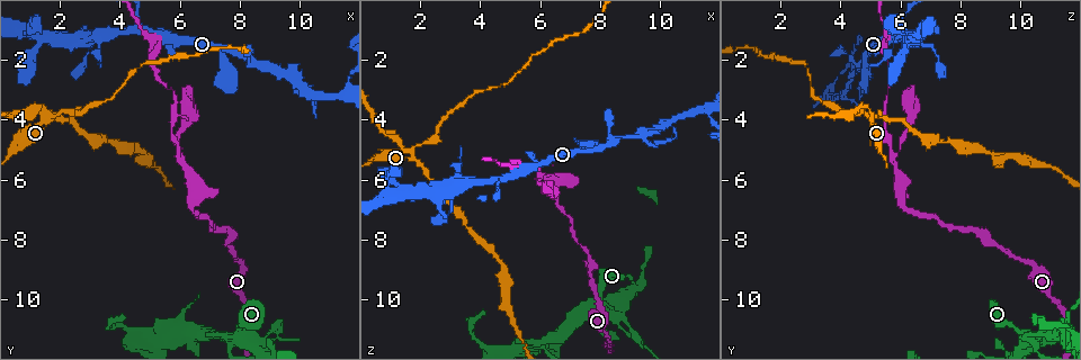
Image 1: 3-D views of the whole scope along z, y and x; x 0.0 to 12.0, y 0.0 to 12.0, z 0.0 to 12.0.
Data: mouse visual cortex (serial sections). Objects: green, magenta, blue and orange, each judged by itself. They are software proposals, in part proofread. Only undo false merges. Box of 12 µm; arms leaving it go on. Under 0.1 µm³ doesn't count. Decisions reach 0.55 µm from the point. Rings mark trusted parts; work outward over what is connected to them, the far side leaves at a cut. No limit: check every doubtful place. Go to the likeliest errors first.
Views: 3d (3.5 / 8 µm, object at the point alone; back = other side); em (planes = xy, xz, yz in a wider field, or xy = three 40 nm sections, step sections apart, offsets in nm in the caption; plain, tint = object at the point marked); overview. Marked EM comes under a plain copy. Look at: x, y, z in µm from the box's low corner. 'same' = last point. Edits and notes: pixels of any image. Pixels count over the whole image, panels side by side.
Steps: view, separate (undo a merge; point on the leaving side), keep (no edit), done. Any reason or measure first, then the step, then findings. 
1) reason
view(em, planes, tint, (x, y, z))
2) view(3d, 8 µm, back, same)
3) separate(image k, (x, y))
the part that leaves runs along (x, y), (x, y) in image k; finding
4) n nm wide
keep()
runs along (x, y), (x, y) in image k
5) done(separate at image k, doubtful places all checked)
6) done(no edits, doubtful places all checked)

three-way junction
view(3d, 3.5 µm, (2.2, 3.8, 4.7))

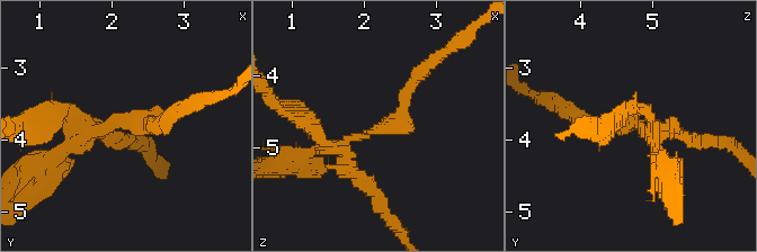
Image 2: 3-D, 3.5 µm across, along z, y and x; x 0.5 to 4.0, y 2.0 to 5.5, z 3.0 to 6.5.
arms of 150, 200, 200 nm
separate(image 2, (310, 127))
the part that leaves runs along (343, 145), (346, 165), (401, 232) in image 2; two cells meet here

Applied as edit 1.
view(overview)

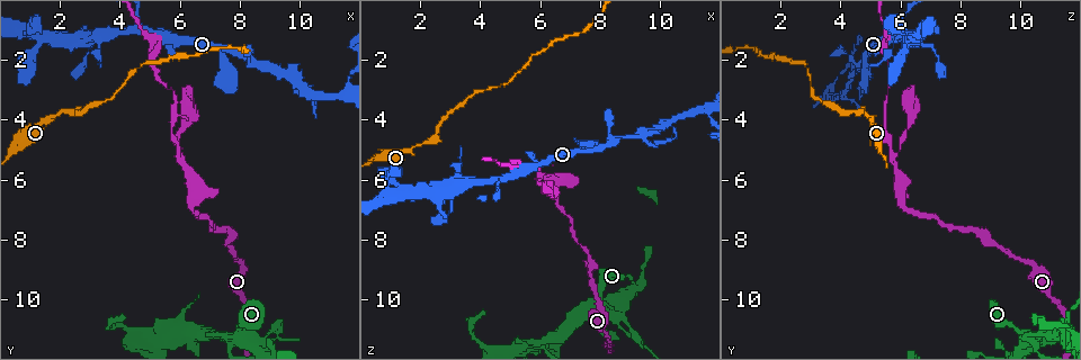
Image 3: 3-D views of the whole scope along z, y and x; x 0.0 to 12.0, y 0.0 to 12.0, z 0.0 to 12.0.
narrows sharply
view(3d, 3.5 µm, back, (9.3, 2.3, 4.5))

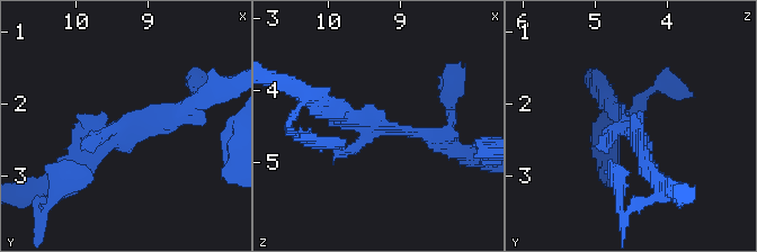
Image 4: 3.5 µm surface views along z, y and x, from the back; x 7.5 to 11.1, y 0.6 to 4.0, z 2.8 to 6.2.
shape alone is not enough
view(em, xy, step 3, tint, (9.20, 2.35, 4.50))

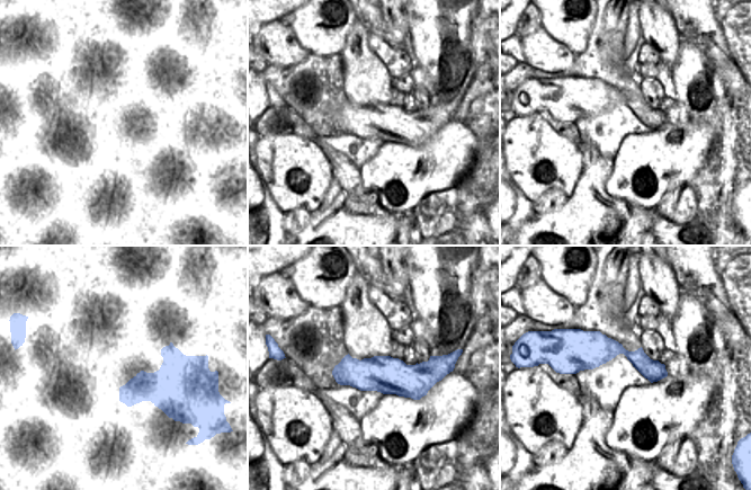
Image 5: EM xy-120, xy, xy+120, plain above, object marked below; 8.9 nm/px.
keep()
one cell here

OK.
sudden change in width
view(3d, 3.5 µm, (5.9, 5.1, 5.7))

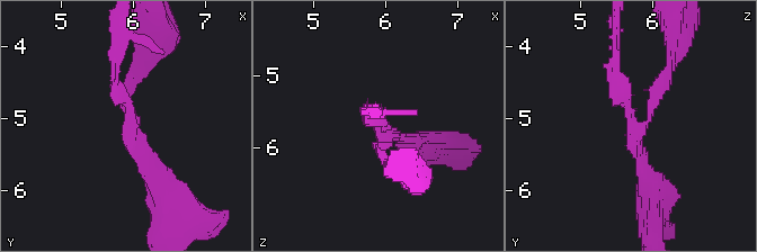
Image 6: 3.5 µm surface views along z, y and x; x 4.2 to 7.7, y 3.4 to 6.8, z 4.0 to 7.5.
keep()
runs along (162, 192), (127, 126), (127, 84), (142, 71) in image 6; continuous, no second cell

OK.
done(separate at image 2, doubtful places all checked)

